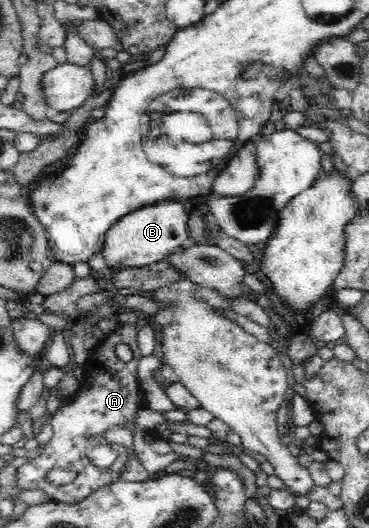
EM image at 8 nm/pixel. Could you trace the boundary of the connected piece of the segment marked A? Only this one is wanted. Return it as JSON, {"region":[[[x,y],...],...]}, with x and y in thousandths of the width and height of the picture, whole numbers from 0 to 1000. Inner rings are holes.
{"region":[[[325,612],[322,617],[301,631],[285,636],[266,652],[244,665],[238,684],[230,688],[228,701],[233,708],[228,718],[220,720],[220,733],[209,739],[203,750],[182,763],[171,763],[157,775],[138,784],[136,807],[146,816],[136,835],[119,845],[111,860],[92,869],[79,869],[68,879],[46,886],[46,924],[57,928],[114,928],[122,936],[130,936],[154,953],[203,955],[228,947],[266,926],[268,920],[214,920],[211,911],[195,911],[179,919],[141,917],[127,911],[127,894],[138,894],[144,886],[171,886],[171,890],[247,890],[247,902],[252,898],[268,898],[268,894],[252,894],[257,881],[247,886],[241,883],[244,871],[236,867],[236,856],[241,848],[263,845],[263,841],[290,841],[295,835],[282,830],[285,818],[301,811],[301,807],[333,807],[347,803],[360,813],[360,795],[371,792],[371,780],[382,773],[396,773],[396,759],[390,758],[390,744],[379,731],[377,716],[371,710],[371,699],[377,684],[385,678],[377,657],[371,655],[371,621],[360,612]],[[317,652],[344,652],[355,665],[360,665],[363,678],[355,686],[331,686],[312,670],[312,655]]]}

